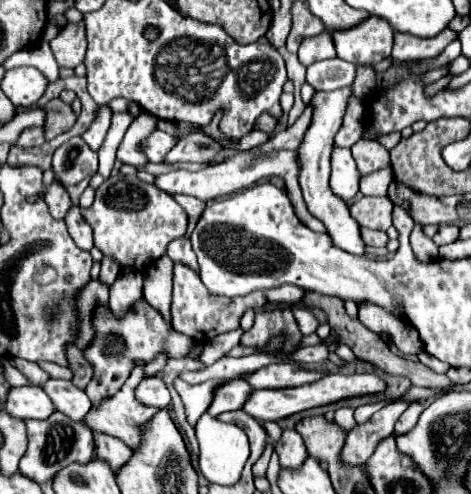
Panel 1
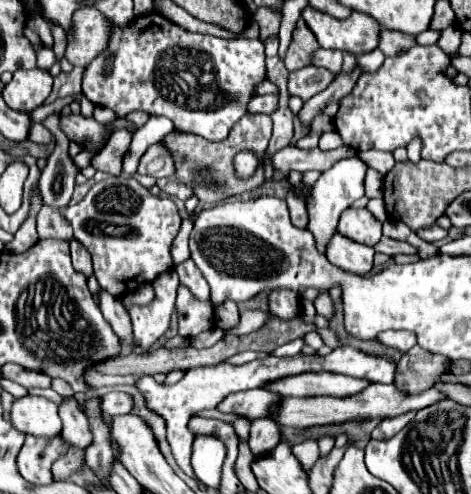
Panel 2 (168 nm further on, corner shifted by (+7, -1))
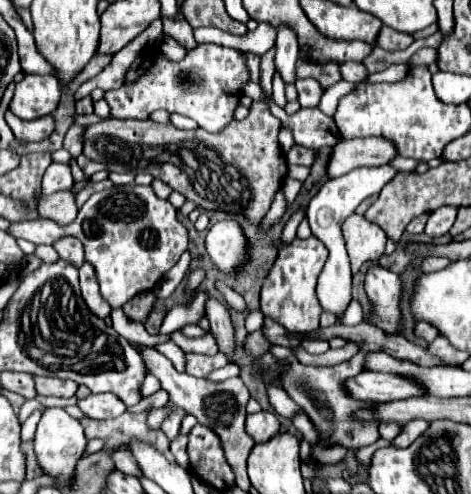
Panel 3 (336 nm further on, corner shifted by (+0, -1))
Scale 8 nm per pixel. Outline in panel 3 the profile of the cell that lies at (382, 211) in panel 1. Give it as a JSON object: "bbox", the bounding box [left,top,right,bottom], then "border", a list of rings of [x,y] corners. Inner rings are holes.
{"bbox":[341,213,387,275],"border":[[[353,213],[343,223],[341,231],[343,231],[343,237],[345,237],[353,275],[359,271],[359,267],[363,263],[379,259],[383,255],[387,237],[375,223],[367,221],[363,215]]]}

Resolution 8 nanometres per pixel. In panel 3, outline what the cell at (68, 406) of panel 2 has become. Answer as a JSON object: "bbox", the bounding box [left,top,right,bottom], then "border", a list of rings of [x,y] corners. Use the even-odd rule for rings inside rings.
{"bbox":[113,447,143,477],"border":[[[125,447],[117,449],[117,453],[113,455],[113,459],[115,459],[115,465],[117,465],[117,469],[121,473],[127,473],[127,475],[133,475],[133,477],[143,477],[143,471],[141,471],[139,463],[131,455],[131,451],[127,451]]]}

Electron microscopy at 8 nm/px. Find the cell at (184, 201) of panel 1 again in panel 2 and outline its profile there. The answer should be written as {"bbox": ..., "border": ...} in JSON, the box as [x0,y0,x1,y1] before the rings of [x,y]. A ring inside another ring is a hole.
{"bbox":[172,219,192,263],"border":[[[182,219],[182,227],[180,227],[180,233],[176,235],[174,243],[172,243],[172,257],[174,257],[174,263],[182,263],[190,257],[190,251],[188,251],[188,235],[192,231],[192,219]]]}

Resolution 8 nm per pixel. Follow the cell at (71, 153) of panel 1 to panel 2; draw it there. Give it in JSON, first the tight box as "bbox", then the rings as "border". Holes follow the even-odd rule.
{"bbox":[40,129,80,207],"border":[[[54,129],[52,133],[56,139],[56,147],[46,161],[46,167],[42,169],[40,193],[46,205],[66,207],[76,187],[76,175],[80,173],[80,169],[76,167],[72,155],[68,153],[68,145],[70,145],[68,137],[58,129]]]}

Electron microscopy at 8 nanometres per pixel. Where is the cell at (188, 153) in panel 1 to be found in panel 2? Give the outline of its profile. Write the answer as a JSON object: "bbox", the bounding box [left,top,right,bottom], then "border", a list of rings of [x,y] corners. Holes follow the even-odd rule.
{"bbox":[138,141,174,179],"border":[[[162,141],[160,143],[154,143],[142,155],[140,165],[138,165],[138,173],[152,175],[156,179],[174,175],[174,157],[172,157],[172,151],[166,151],[166,145]]]}

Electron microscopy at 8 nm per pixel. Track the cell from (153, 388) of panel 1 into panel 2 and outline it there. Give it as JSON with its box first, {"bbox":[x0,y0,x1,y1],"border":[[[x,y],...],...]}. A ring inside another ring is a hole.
{"bbox":[102,391,134,415],"border":[[[112,391],[102,397],[102,411],[104,415],[124,415],[134,409],[134,397],[130,393]]]}

